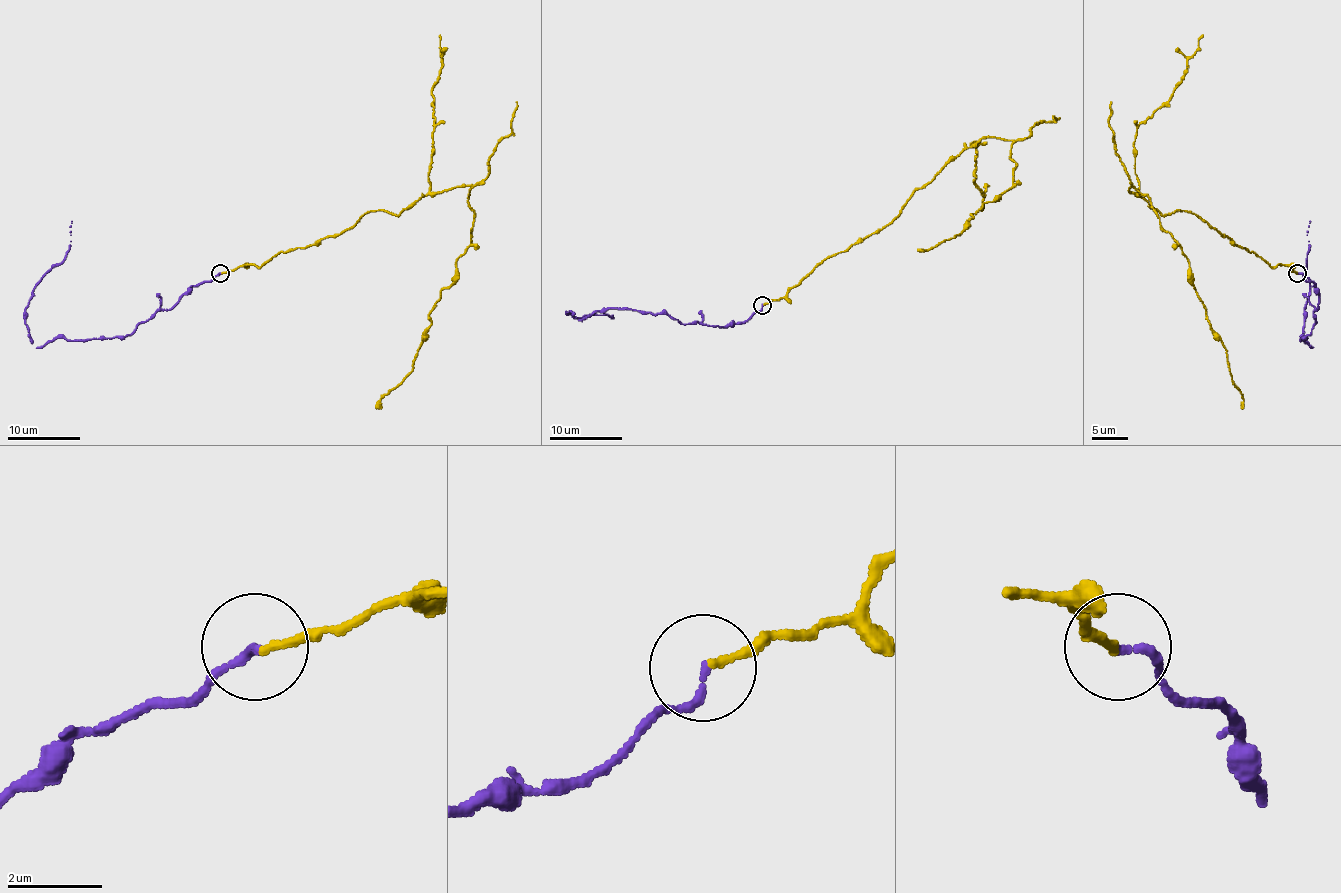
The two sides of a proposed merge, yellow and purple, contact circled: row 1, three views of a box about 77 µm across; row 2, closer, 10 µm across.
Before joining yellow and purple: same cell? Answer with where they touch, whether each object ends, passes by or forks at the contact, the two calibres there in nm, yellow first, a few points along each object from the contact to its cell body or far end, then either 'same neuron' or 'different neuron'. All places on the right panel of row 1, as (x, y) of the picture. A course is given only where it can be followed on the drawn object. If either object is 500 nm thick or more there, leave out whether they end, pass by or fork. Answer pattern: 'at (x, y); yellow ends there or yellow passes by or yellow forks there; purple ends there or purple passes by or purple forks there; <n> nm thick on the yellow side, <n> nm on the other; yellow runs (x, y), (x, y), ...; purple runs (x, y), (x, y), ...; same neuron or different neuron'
at (1297, 273); yellow ends there; purple ends there; 160 nm thick on the yellow side, 170 nm on the other; yellow runs (1297, 273), (1189, 212), (1161, 215), (1129, 190), (1149, 199), (1189, 260), (1241, 409); purple runs (1297, 273), (1315, 286), (1319, 297), (1315, 324), (1301, 340), (1312, 347), (1303, 335), (1310, 288), (1310, 221); different neuron

